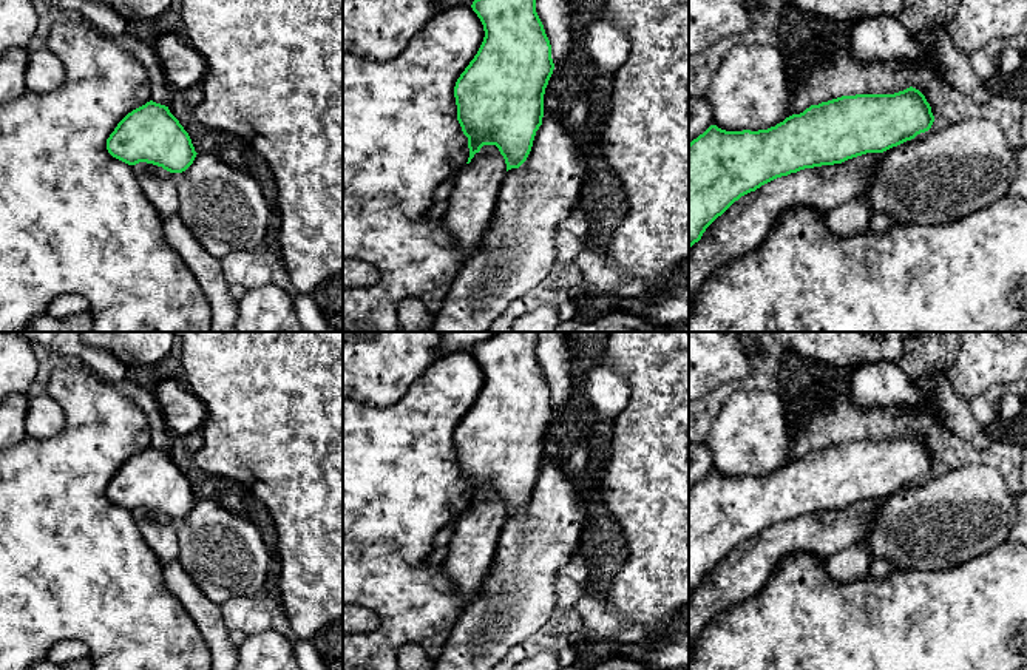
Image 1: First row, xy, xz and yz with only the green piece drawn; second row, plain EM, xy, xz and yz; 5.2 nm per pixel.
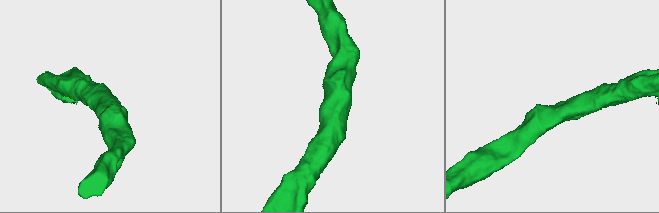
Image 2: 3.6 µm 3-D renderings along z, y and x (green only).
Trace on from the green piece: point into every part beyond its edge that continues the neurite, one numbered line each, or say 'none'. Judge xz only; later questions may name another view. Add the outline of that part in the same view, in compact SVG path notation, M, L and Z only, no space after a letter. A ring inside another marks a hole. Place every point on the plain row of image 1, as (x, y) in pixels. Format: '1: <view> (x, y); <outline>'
1: xz (470, 551); M483 491L456 522L442 570L462 599L460 613L480 590L507 520L507 509L496 491Z

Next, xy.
1: xy (158, 531); M139 508L133 511L133 519L161 563L178 562L179 543L170 517L153 509Z

